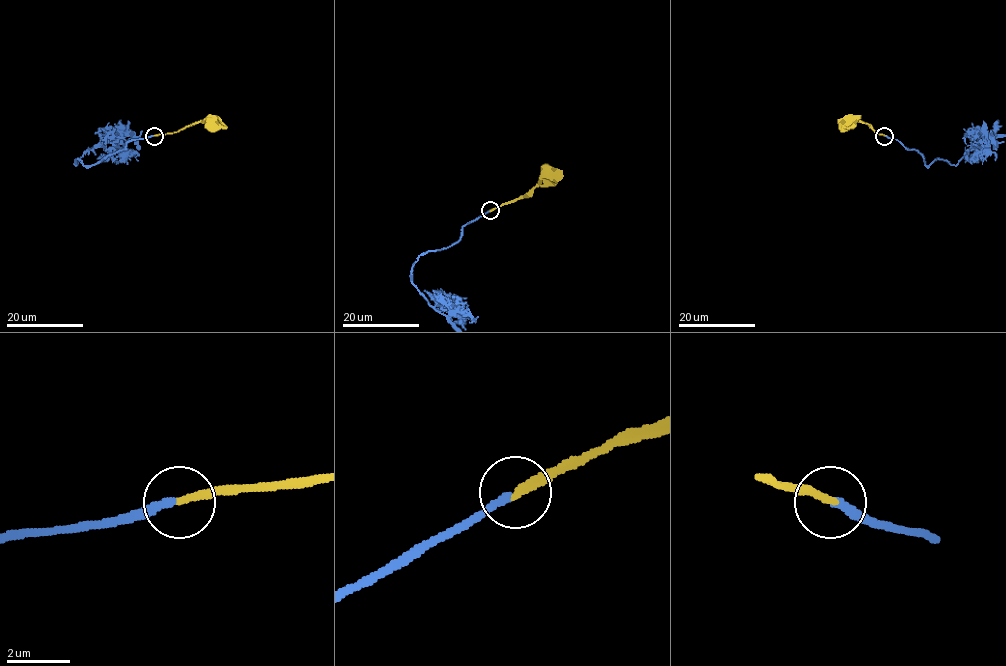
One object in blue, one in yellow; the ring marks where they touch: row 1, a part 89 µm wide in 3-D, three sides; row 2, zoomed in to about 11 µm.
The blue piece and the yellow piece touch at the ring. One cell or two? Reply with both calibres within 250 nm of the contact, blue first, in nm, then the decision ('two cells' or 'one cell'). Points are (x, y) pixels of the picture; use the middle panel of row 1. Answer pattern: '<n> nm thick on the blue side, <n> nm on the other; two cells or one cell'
240 nm thick on the blue side, 240 nm on the other; two cells

